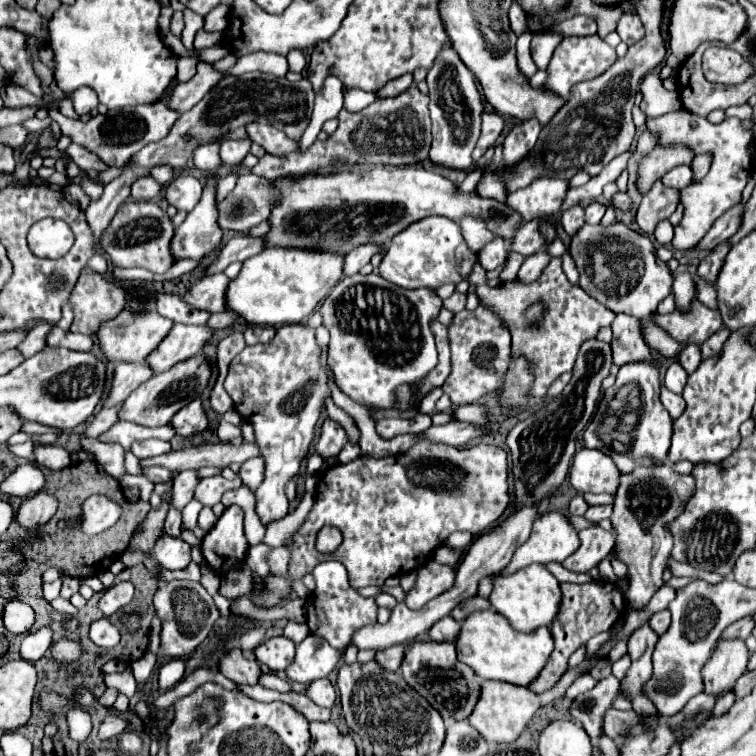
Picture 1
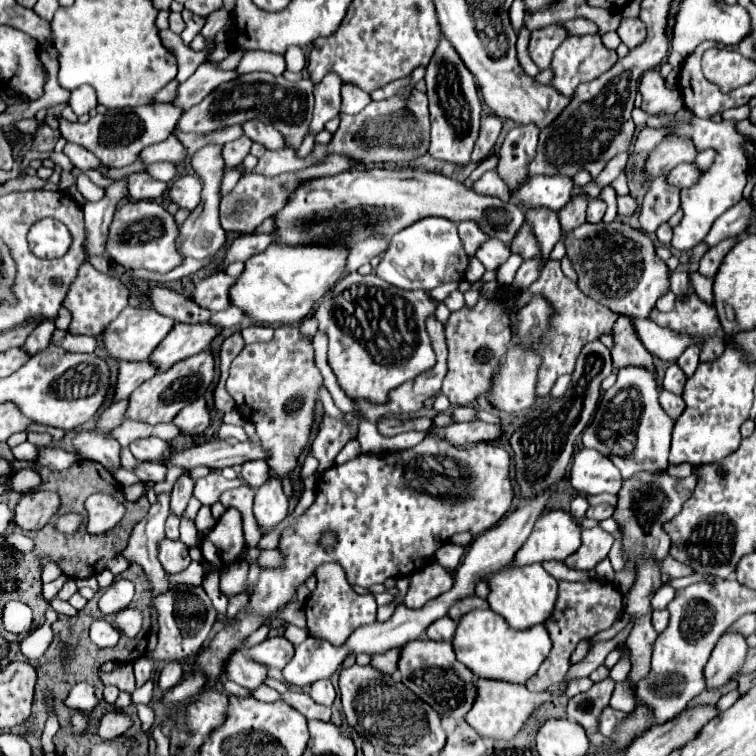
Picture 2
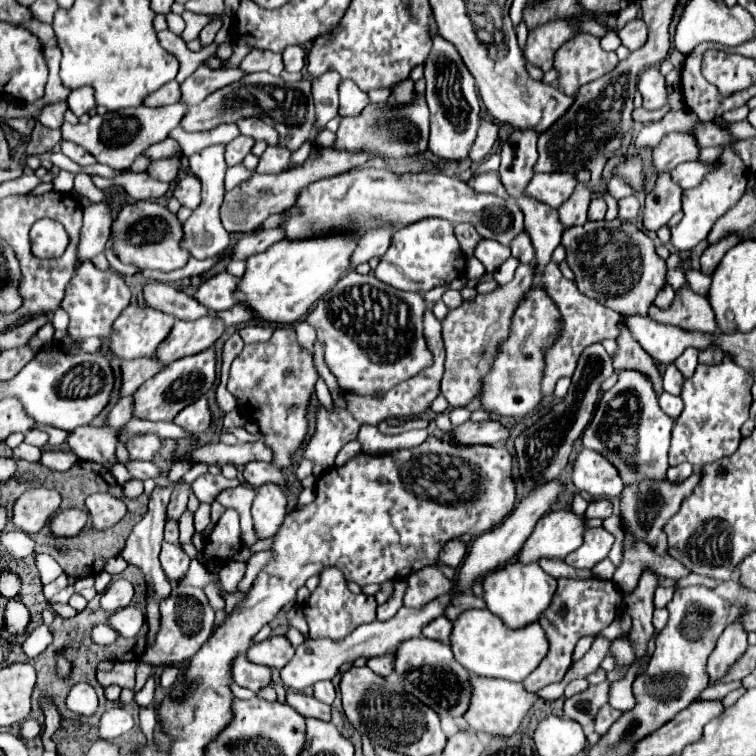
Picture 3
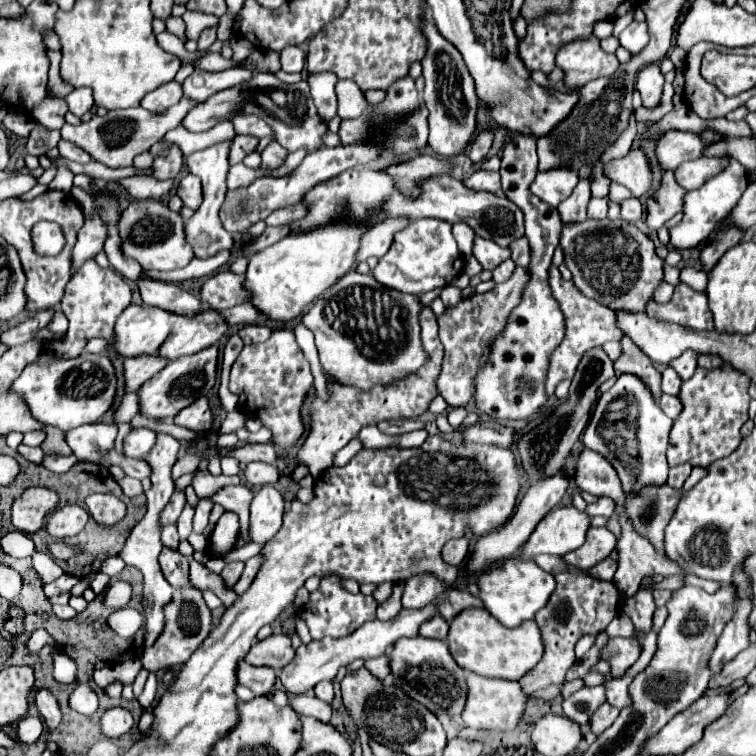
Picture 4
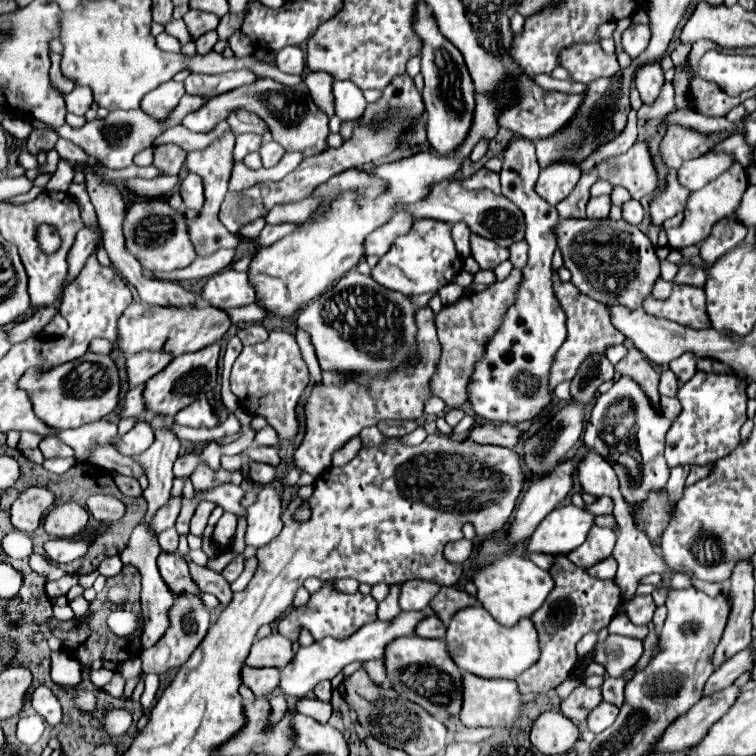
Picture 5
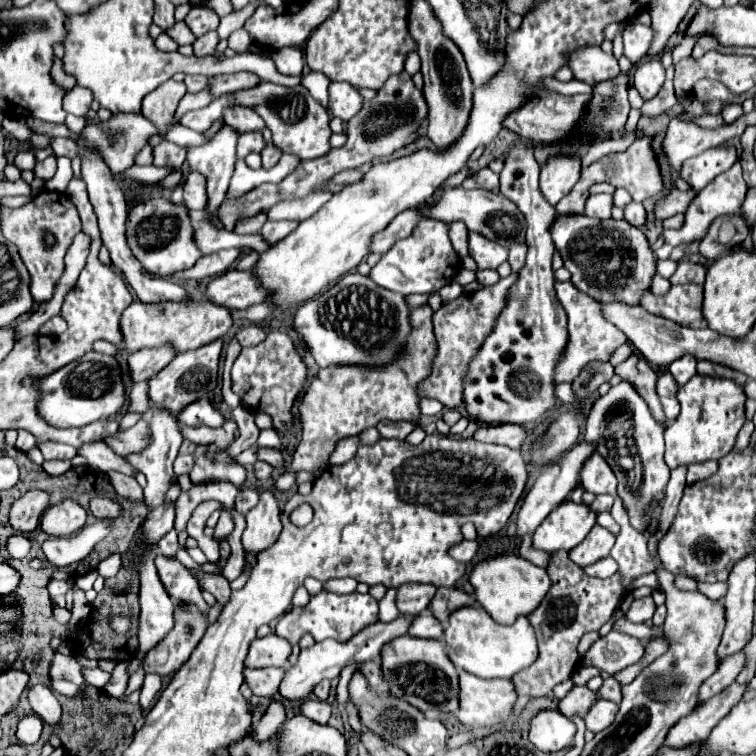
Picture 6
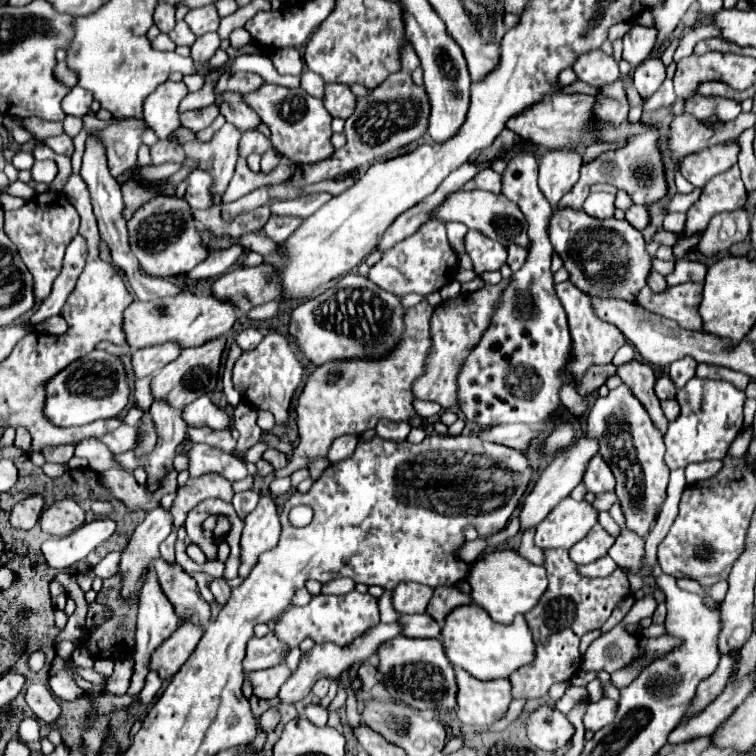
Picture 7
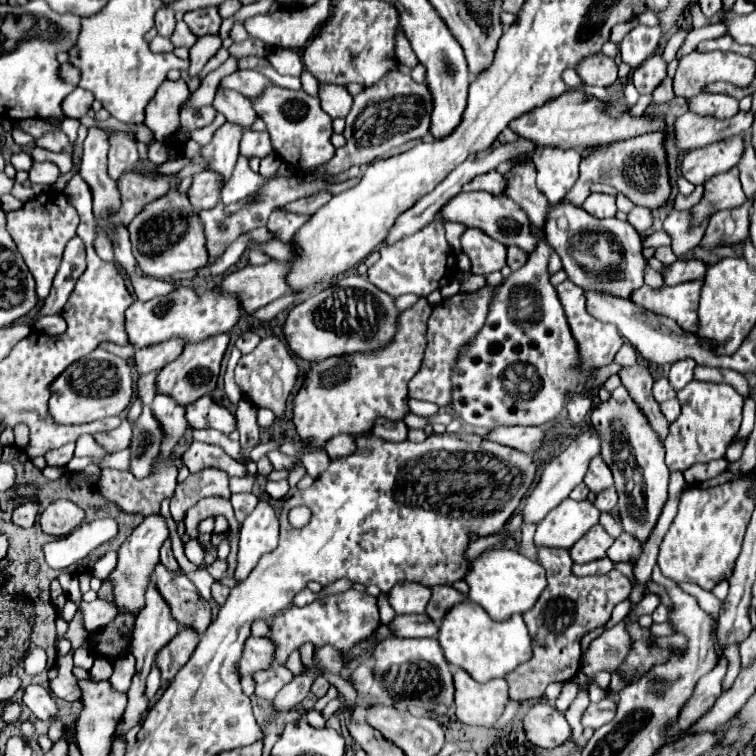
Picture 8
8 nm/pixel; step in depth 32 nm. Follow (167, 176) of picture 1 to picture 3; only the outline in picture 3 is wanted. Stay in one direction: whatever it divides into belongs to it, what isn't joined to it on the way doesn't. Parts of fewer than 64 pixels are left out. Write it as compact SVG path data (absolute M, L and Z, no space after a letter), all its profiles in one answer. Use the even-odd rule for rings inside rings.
M174 158L150 162L150 166L148 166L148 170L146 170L152 178L158 178L158 180L162 182L172 182L176 179L179 171L180 164L178 164L178 160L174 160Z

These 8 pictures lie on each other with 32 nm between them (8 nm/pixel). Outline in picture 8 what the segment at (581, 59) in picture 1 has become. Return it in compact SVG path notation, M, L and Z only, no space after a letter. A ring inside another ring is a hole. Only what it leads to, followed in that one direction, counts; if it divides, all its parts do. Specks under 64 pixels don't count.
M598 52L596 56L588 56L588 60L580 60L580 66L576 66L578 76L582 82L590 86L610 86L618 80L618 66L612 58Z

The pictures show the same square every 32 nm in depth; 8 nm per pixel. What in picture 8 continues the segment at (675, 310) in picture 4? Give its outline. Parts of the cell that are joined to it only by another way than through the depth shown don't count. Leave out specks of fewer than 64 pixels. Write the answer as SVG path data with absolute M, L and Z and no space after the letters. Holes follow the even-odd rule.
M692 280L678 286L664 286L660 290L642 286L632 294L632 302L658 315L676 320L680 328L688 332L698 332L696 304L700 300L700 288L702 280Z

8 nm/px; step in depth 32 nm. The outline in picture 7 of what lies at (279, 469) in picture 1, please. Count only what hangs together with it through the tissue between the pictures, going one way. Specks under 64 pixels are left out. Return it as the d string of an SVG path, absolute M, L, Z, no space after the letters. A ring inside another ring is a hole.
M280 332L268 334L256 348L242 352L232 370L234 388L240 392L242 400L256 410L272 412L278 426L286 424L292 396L300 388L302 380L304 380L304 366L298 360L296 346L286 334ZM262 494L258 506L244 518L246 526L242 532L242 564L240 576L246 578L254 568L258 556L276 546L280 536L280 518L272 494Z

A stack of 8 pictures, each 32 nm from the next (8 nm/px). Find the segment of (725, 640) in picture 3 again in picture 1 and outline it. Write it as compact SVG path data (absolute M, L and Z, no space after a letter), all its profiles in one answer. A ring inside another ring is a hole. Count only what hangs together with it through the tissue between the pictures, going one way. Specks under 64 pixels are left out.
M726 640L720 642L708 664L702 668L704 694L720 700L728 692L732 692L736 680L746 670L748 664L748 648L742 640Z

